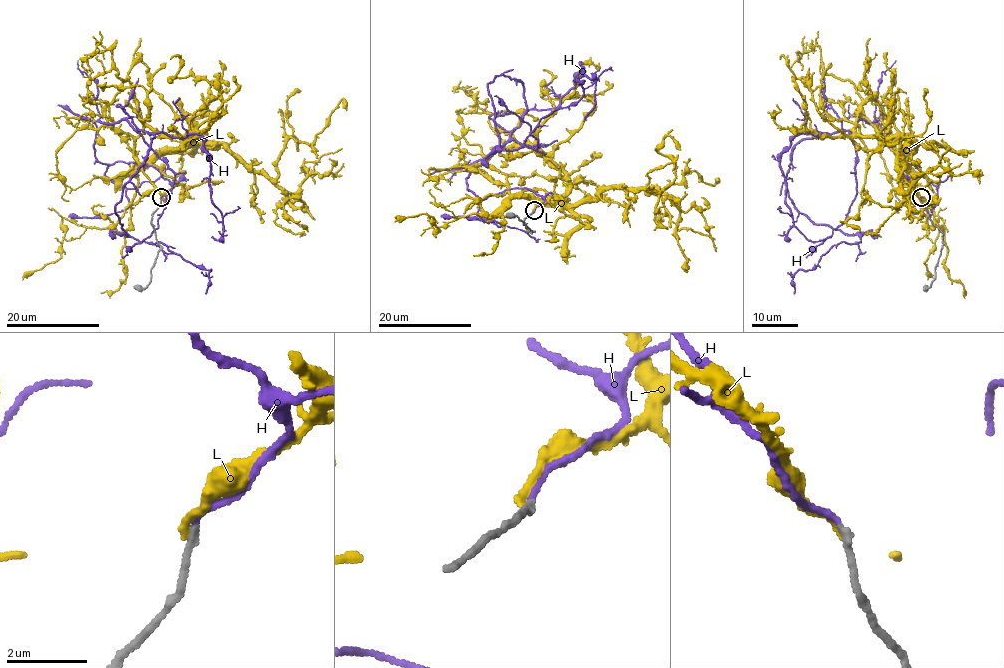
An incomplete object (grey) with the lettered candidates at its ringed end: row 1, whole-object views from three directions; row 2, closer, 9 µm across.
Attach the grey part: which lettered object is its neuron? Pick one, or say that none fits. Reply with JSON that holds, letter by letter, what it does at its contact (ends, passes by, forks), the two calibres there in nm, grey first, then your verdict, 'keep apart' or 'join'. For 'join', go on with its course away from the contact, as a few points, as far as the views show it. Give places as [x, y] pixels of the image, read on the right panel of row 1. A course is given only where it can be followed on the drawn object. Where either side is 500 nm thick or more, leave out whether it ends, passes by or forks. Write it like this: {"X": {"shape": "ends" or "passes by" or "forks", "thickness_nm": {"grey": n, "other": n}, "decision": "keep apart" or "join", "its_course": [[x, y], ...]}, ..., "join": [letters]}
{"H": {"shape": "ends", "thickness_nm": {"grey": 160, "other": 140}, "decision": "join", "its_course": [[921, 198], [879, 122], [801, 139], [788, 198], [860, 241], [799, 270], [794, 293]]}, "L": {"shape": "ends", "thickness_nm": {"grey": 170, "other": 200}, "decision": "keep apart"}, "join": ["H"]}

